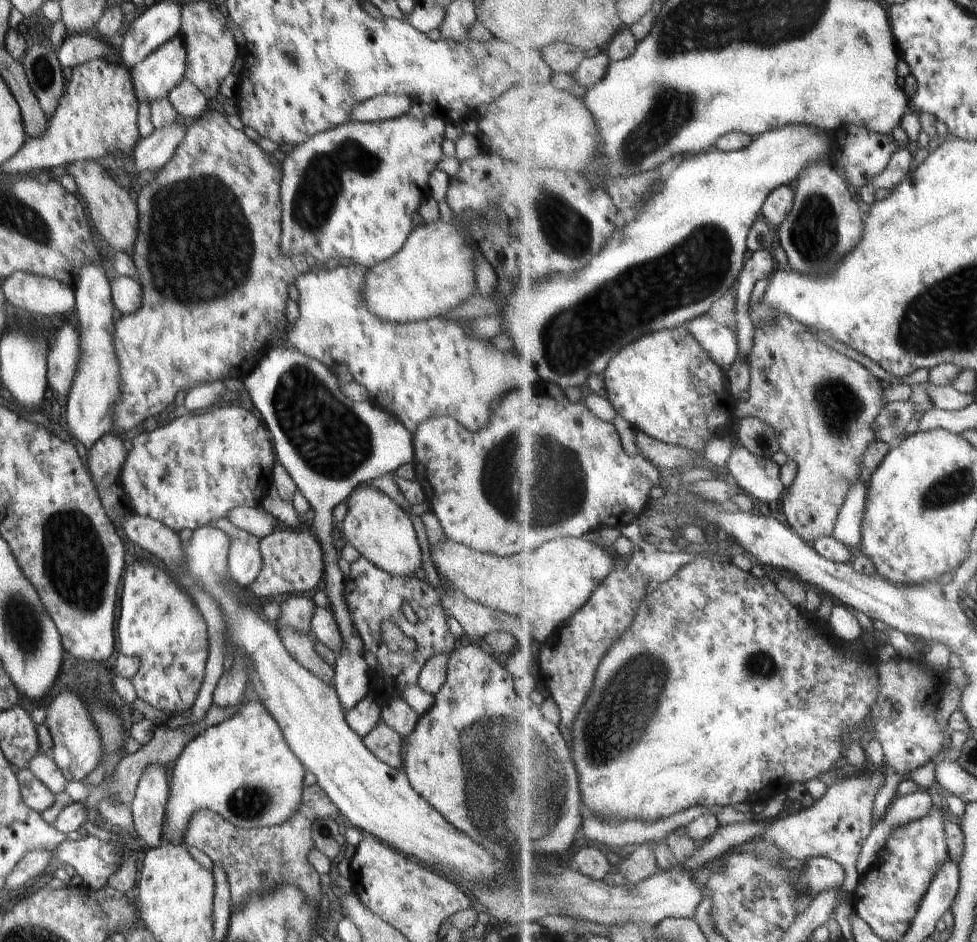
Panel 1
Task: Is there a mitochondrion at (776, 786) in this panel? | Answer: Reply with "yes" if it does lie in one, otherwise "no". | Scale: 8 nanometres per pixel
no

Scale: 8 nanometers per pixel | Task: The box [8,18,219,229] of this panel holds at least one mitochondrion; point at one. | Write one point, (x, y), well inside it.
(42, 73)

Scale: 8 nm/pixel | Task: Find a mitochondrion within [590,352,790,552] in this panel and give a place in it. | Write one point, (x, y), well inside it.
(763, 438)

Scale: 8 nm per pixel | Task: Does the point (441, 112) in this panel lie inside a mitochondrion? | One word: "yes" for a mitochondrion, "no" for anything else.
no

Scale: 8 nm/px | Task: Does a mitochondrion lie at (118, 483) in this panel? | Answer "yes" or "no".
no

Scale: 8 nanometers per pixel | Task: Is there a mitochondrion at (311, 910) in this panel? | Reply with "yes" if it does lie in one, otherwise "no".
no

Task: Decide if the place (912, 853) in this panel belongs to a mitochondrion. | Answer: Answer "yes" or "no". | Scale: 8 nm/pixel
no

